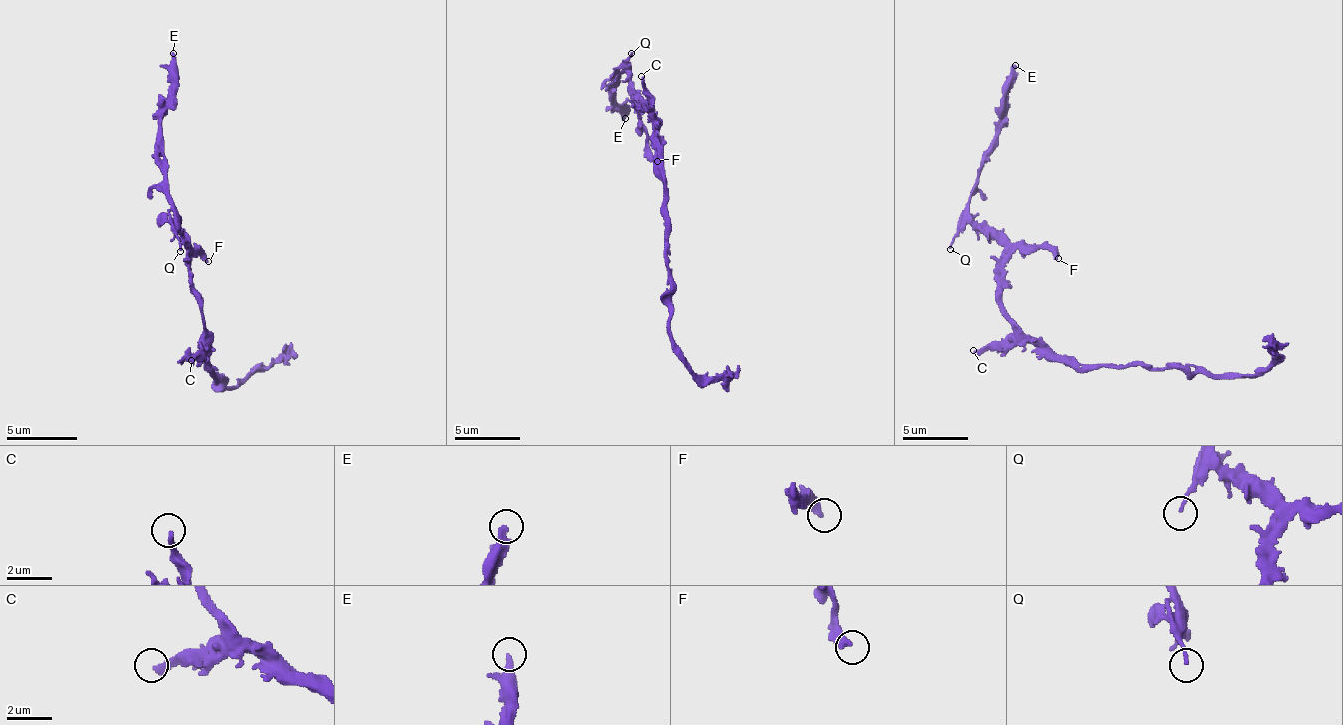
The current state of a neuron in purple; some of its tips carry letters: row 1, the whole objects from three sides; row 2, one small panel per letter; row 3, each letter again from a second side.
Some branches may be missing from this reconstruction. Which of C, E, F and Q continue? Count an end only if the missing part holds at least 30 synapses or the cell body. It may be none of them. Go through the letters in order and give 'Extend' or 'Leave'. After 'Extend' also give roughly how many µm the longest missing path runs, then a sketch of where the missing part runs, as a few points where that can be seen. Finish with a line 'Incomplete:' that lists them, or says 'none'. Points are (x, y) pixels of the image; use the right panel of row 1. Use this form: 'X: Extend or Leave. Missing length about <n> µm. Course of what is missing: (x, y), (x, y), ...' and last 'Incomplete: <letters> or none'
C: Extend. Missing length about 50 µm
E: Leave
F: Leave
Q: Leave
Incomplete: C

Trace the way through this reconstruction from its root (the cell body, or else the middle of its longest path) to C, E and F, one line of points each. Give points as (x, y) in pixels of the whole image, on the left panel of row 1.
C: (208, 346), (191, 360)
E: (208, 346), (201, 297), (191, 282), (187, 240), (166, 187), (162, 113), (170, 106), (173, 53)
F: (208, 346), (208, 328), (201, 318), (201, 297), (191, 282), (191, 254), (198, 251), (208, 261)

